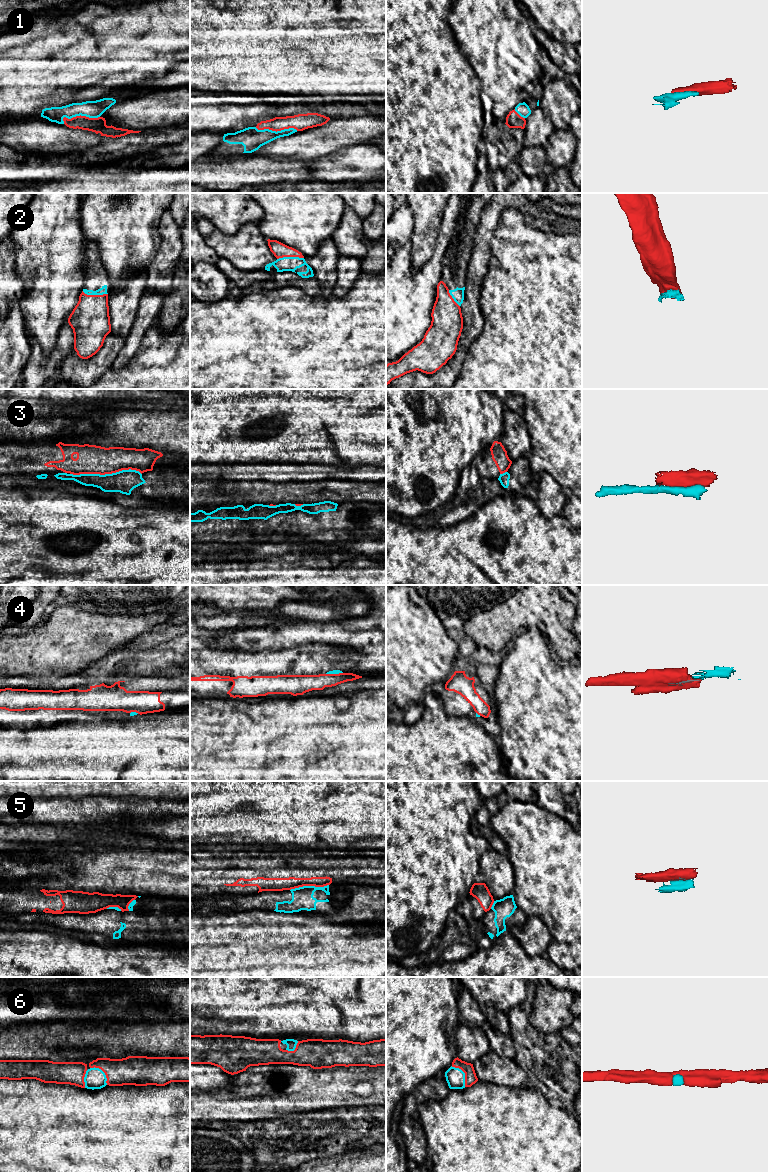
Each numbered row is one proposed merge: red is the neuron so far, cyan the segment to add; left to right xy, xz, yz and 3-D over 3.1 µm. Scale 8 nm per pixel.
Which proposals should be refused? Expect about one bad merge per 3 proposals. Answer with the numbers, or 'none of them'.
3, 5

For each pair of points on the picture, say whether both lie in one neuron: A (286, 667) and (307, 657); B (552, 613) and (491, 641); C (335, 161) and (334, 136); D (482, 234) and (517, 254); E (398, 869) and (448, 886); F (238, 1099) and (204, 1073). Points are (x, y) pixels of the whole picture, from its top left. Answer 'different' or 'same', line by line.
A: same
B: same
C: different
D: different
E: same
F: different

